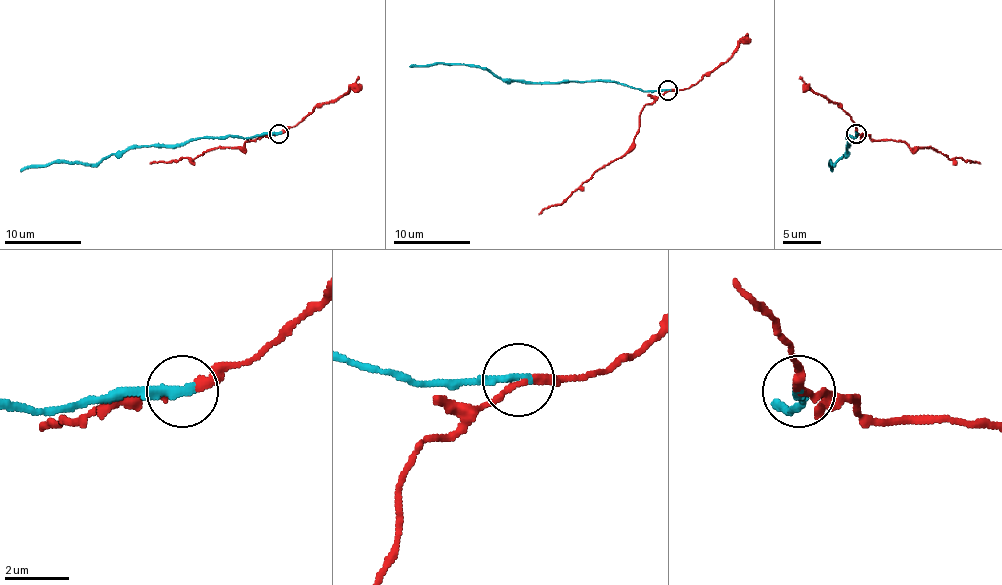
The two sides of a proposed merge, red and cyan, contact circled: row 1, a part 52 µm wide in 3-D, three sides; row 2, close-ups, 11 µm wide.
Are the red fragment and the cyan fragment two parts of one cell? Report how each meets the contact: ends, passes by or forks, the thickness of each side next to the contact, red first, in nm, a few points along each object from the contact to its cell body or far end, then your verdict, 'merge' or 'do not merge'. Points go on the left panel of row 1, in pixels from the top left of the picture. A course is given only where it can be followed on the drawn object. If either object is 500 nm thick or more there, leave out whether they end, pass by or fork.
red passes by | cyan ends | 240/300 nm | red via (279, 133), (266, 133), (241, 148), (214, 148), (191, 159), (180, 157), (149, 163) | cyan via (279, 133), (132, 146), (111, 154), (97, 163), (46, 163), (27, 165), (21, 171) | do not merge

